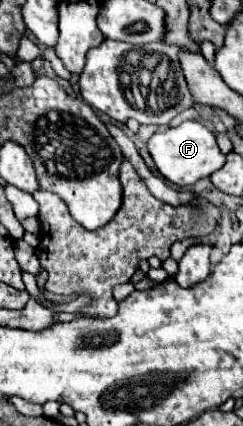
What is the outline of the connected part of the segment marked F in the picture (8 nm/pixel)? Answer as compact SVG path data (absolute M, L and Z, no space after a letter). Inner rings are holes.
M184 121L174 129L164 129L152 135L148 141L148 151L164 179L178 187L186 187L196 183L198 179L210 177L214 171L224 167L224 153L218 149L216 137L212 131L200 121Z

